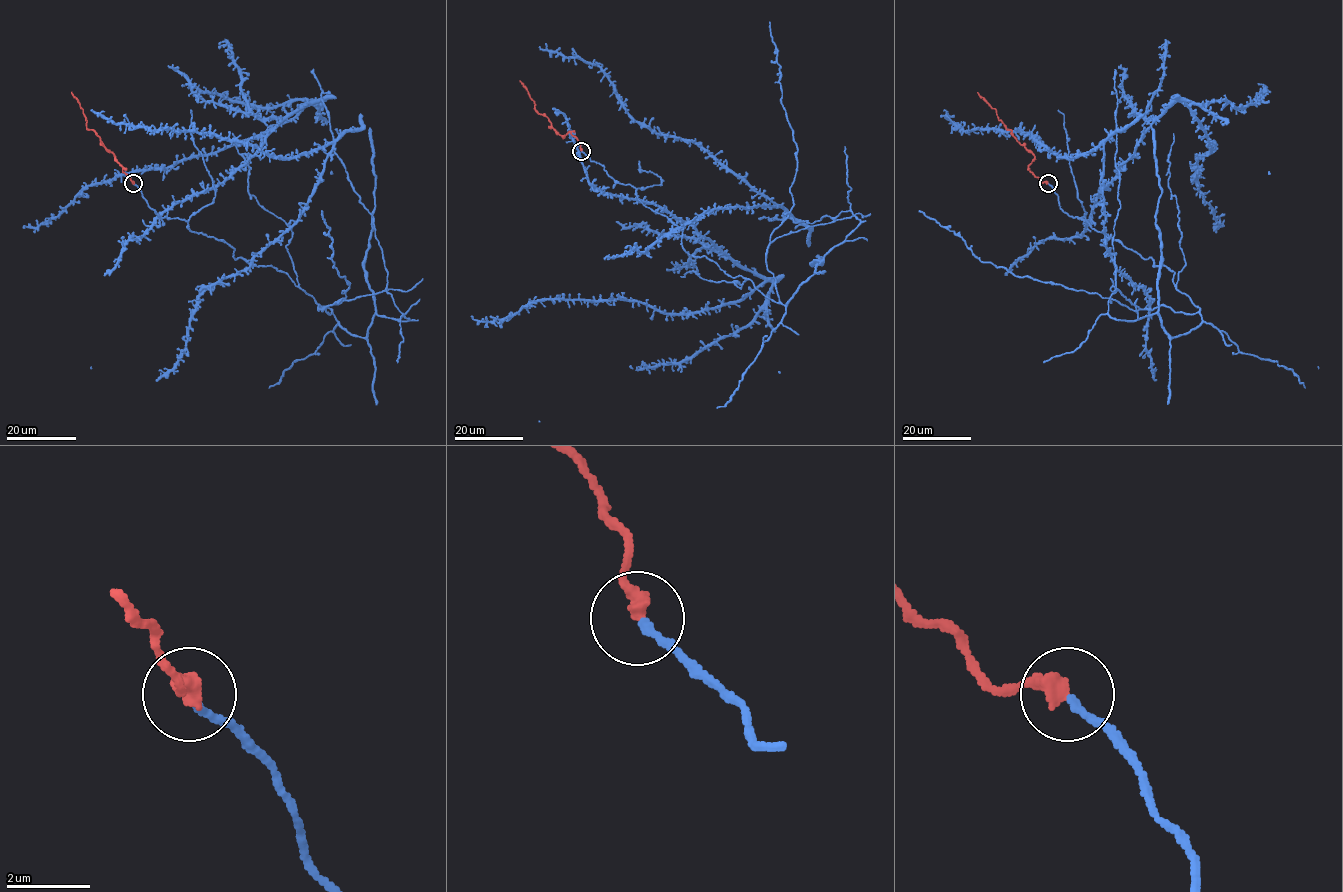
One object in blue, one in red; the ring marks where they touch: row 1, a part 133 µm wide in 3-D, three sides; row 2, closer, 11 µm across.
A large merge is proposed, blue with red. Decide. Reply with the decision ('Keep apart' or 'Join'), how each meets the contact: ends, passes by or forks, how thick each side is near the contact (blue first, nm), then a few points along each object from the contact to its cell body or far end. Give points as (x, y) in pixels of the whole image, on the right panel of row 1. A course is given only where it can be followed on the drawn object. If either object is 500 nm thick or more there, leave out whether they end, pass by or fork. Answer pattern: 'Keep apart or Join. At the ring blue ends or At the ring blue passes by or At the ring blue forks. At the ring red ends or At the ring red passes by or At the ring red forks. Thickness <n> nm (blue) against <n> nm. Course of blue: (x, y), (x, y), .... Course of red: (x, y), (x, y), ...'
Join. At the ring blue ends. At the ring red ends. Thickness 190 nm (blue) against 400 nm. Course of blue: (1047, 182), (1174, 272), (1194, 314), (1116, 290), (1116, 142), (1104, 243), (1148, 297), (1156, 380). Course of red: (1047, 182), (1041, 182), (1029, 170), (1034, 156), (1021, 145), (977, 92)

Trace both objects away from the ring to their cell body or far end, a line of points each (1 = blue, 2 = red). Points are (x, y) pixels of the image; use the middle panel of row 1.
1: (581, 150), (677, 225), (687, 253), (775, 301), (768, 246), (835, 218), (718, 207), (646, 251), (604, 259)
2: (581, 150), (571, 132), (563, 137), (535, 109), (534, 101), (520, 80)

